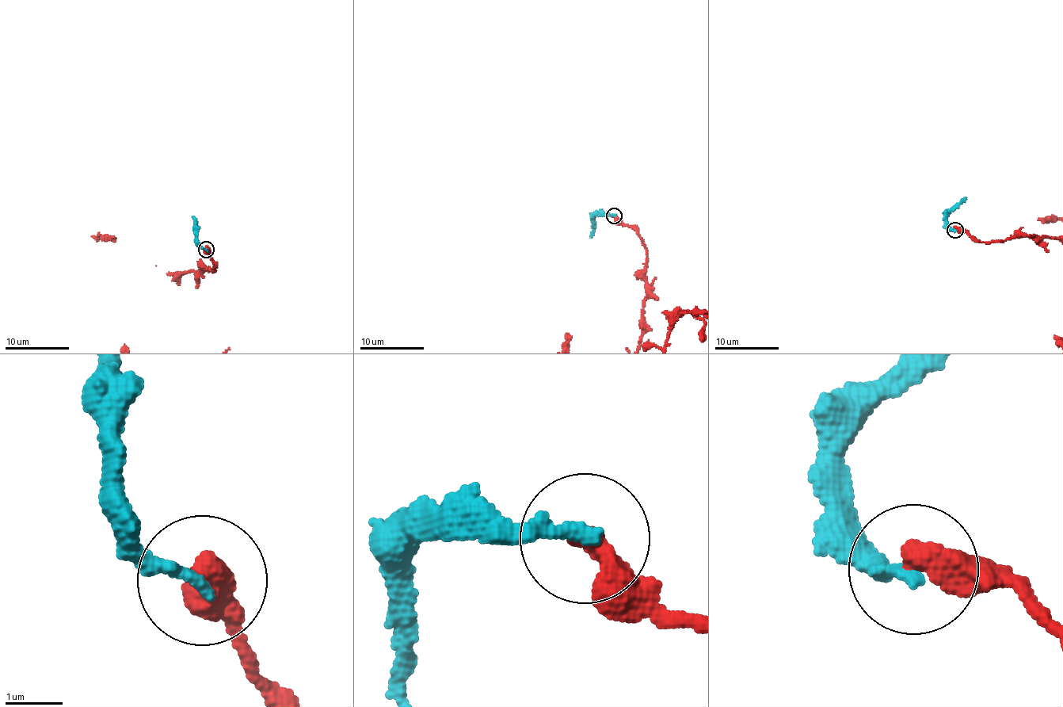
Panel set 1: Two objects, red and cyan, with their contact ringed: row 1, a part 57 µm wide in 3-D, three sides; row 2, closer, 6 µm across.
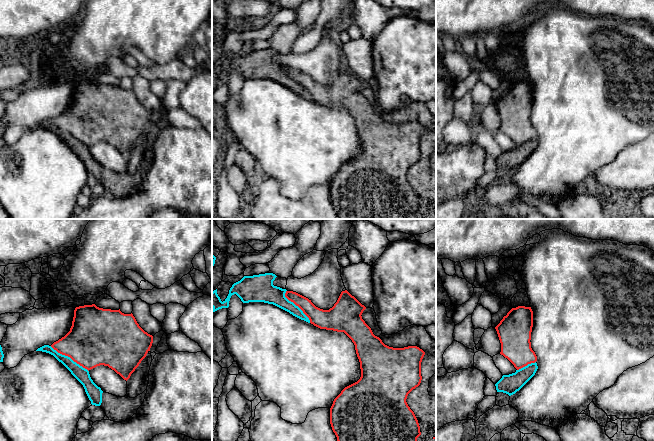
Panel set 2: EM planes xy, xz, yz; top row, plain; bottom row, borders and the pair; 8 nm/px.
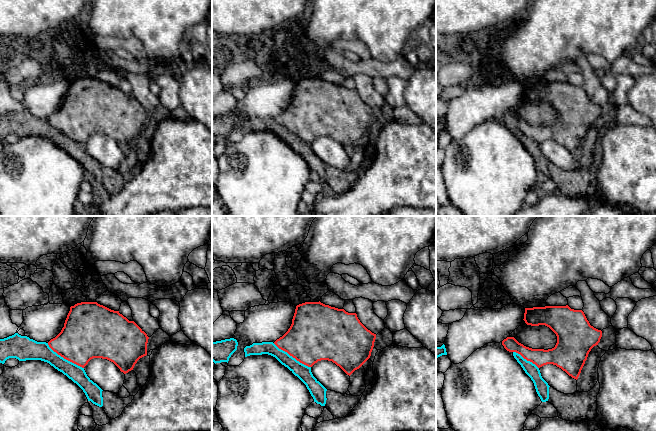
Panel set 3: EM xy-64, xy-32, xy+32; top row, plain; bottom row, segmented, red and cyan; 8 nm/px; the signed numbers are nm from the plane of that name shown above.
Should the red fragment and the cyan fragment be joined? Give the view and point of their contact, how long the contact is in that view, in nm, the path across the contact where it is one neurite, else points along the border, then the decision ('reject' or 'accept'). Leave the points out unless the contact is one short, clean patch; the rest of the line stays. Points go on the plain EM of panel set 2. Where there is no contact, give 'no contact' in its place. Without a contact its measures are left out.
meets red in xy at (69, 132); contact 380 nm long; border along xy (50, 122), (58, 128), (69, 132), (88, 147); reject

